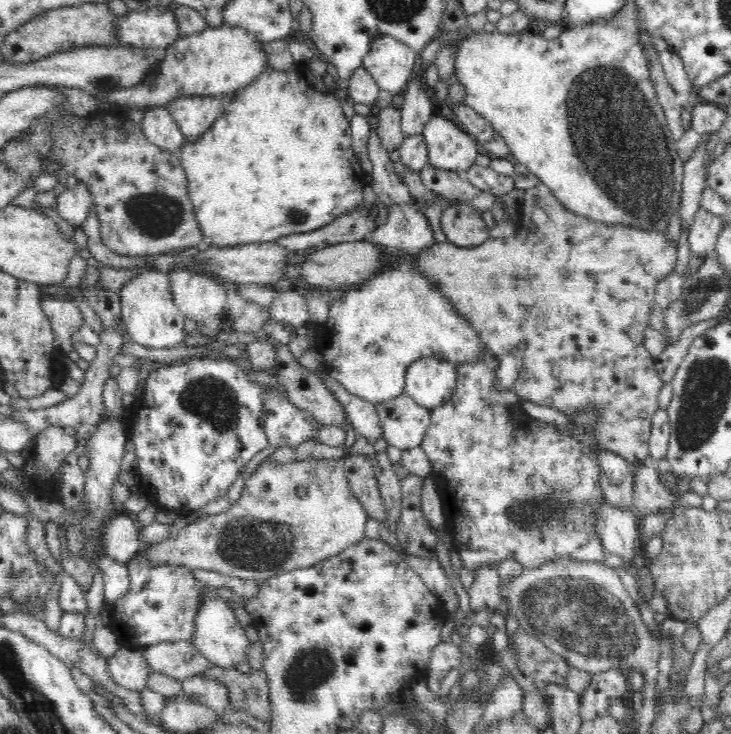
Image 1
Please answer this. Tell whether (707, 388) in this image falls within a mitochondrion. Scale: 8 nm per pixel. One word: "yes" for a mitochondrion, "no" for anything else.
yes

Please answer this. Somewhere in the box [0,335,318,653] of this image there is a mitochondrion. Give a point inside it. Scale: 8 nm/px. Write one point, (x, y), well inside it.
(245, 541)

